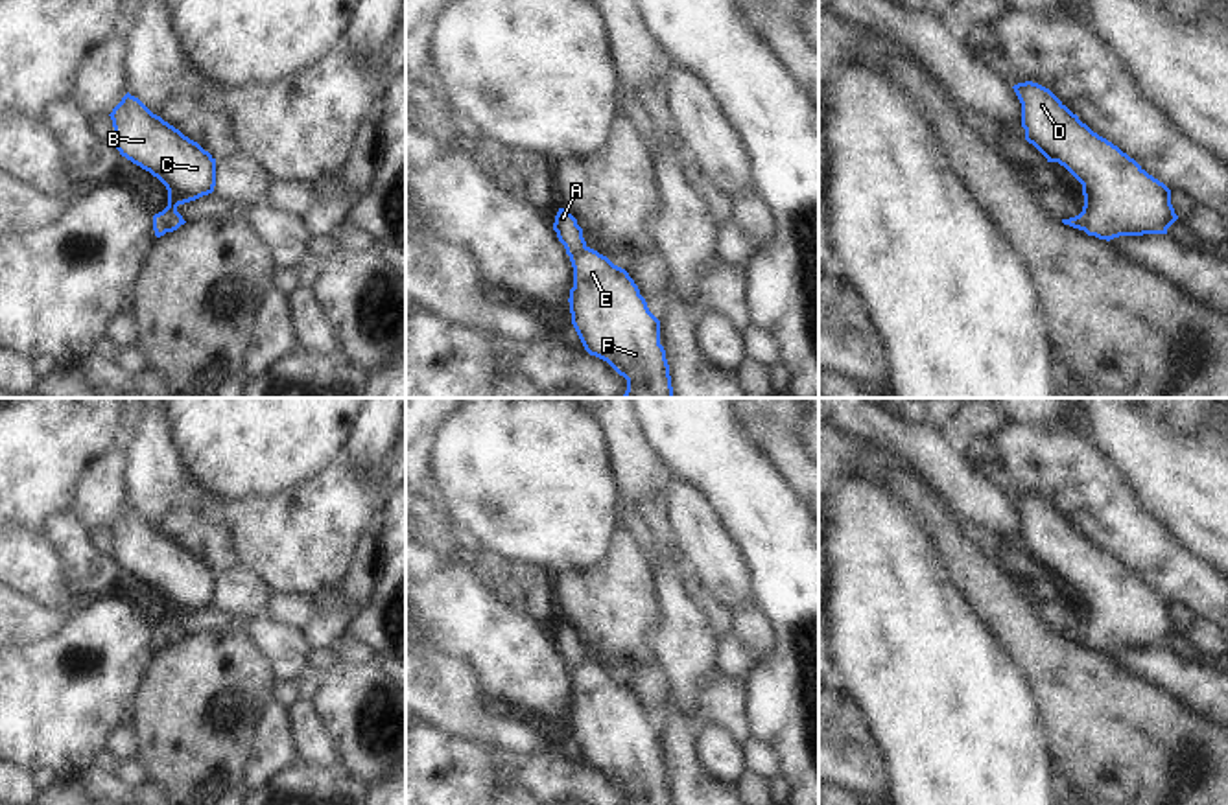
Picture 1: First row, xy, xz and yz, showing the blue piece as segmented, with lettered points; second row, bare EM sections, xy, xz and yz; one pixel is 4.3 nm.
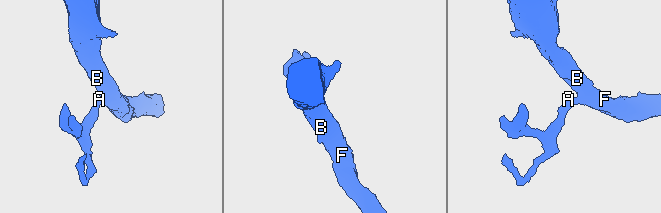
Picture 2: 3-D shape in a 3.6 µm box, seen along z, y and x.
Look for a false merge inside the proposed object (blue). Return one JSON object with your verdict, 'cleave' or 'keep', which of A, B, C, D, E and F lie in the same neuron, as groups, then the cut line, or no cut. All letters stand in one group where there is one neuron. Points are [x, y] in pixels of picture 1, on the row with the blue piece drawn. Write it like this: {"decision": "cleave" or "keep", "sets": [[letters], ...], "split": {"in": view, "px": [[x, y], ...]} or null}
{"decision": "keep", "sets": [["A", "B", "C", "D", "E", "F"]], "split": null}

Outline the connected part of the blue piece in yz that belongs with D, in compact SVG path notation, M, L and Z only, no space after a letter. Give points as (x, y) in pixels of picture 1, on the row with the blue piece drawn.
M1033 81L1012 88L1021 103L1025 140L1082 184L1082 212L1062 219L1064 225L1106 241L1167 234L1178 216L1163 182L1093 133L1049 88Z

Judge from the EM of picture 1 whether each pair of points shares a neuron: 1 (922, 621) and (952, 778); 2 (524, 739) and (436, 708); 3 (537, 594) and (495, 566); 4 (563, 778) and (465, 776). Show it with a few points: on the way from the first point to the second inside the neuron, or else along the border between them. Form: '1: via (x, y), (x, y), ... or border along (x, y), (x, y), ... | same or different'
1: via (922, 660), (928, 676), (952, 713), (952, 739) | same
2: via (502, 734), (476, 726), (458, 711) | same
3: via (526, 588), (517, 586), (506, 577) | same
4: via (539, 774), (520, 767), (489, 767) | same

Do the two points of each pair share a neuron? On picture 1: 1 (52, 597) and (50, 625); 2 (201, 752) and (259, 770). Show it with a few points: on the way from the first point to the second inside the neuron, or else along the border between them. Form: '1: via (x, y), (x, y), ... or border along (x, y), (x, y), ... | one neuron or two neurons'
1: border along (19, 592), (56, 610) | two neurons
2: border along (259, 724), (240, 785) | two neurons

